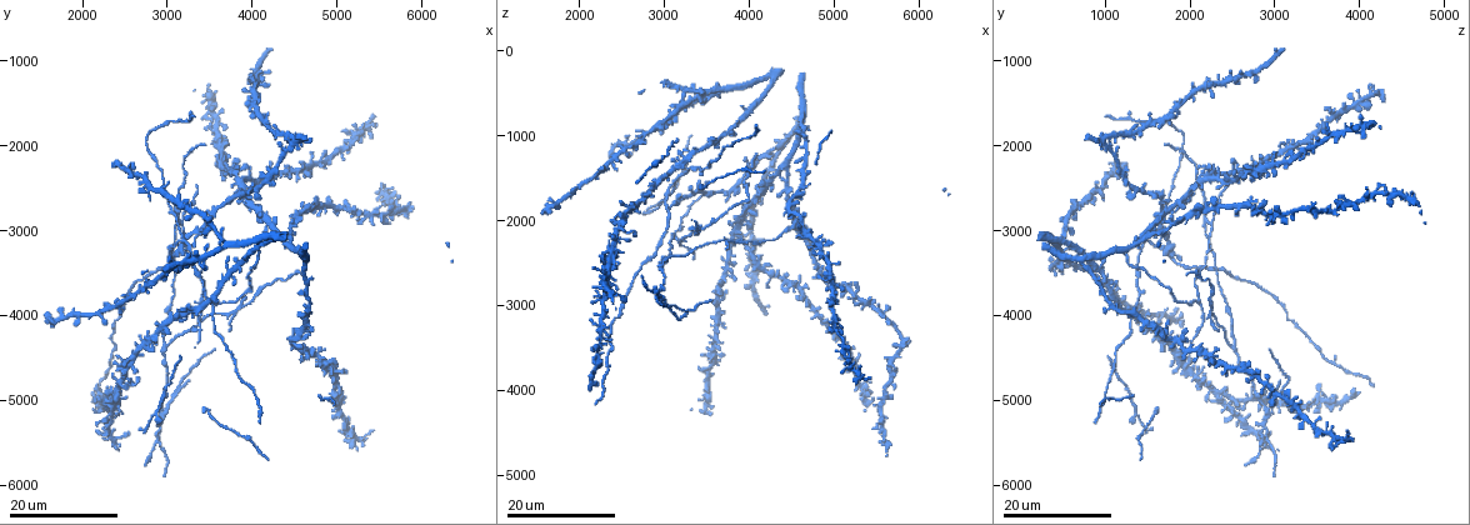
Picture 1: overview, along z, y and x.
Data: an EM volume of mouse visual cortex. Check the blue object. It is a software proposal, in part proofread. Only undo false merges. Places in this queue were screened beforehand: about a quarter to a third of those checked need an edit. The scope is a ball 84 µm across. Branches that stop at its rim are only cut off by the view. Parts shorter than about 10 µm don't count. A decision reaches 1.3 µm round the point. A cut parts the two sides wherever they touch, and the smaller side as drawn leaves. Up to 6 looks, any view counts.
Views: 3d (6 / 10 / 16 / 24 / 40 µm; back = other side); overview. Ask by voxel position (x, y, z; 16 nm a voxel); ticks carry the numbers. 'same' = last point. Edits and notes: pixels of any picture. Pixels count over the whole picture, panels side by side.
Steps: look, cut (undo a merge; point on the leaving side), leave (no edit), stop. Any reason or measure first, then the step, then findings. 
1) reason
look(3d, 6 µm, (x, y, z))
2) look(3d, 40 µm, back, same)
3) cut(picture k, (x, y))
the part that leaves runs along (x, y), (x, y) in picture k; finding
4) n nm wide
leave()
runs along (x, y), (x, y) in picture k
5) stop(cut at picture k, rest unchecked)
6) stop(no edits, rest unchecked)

small branch off a trunk
look(3d, 24 µm, (3150, 2900, 2200))

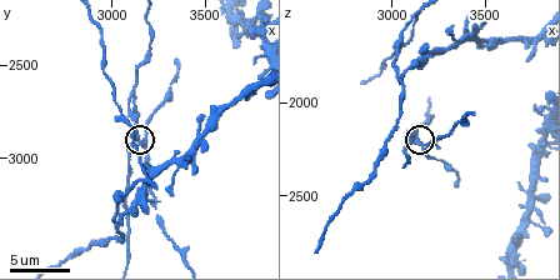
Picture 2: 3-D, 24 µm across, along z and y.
look(3d, 10 µm, (3140, 2880, 2220))

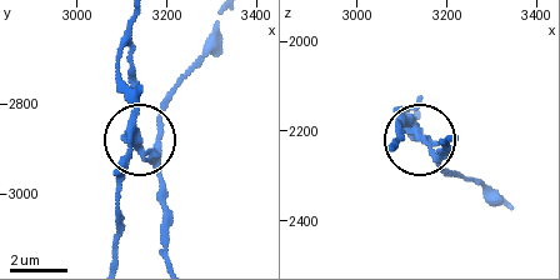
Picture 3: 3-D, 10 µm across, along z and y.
250 nm wide
cut(picture 3, (120, 171))
the part that leaves runs along (130, 133), (115, 209), (115, 259) in picture 3; a second neuron is stuck on

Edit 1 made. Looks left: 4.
redraw
look(overview)

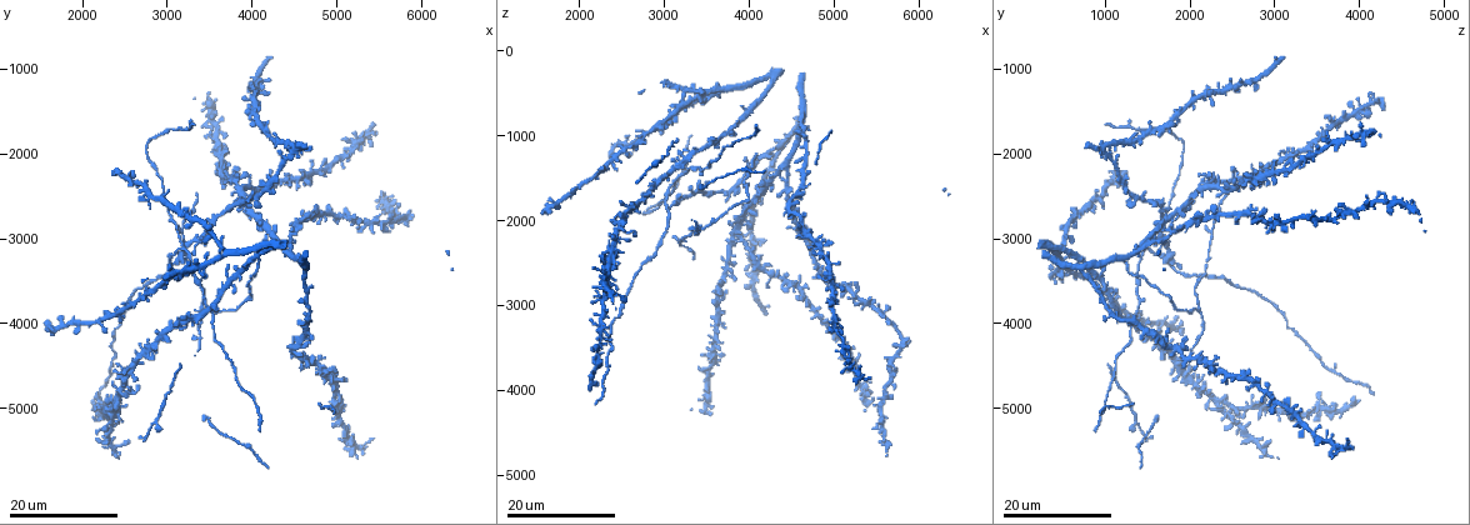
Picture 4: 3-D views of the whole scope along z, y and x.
two arms in line, one across
look(3d, 16 µm, (3200, 3150, 1500))

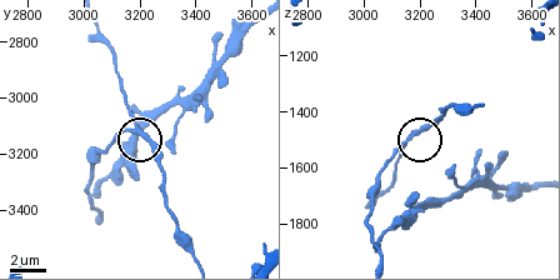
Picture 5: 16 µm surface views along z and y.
look(3d, 10 µm, (3190, 3110, 1470))

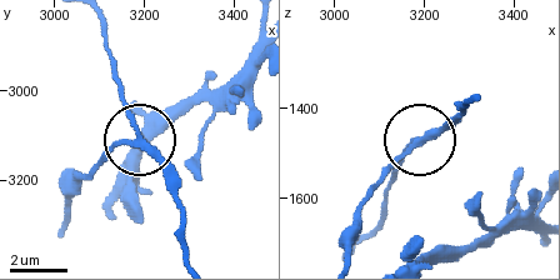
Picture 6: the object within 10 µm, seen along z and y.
210 nm wide
leave()
runs along (344, 259), (361, 201), (416, 136), (394, 173) in picture 6; all the same neuron

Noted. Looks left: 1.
branch point
look(3d, 10 µm, (3040, 3420, 1900))

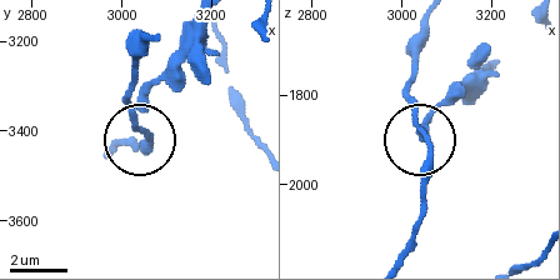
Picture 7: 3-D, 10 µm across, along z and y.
150 nm wide
leave()
one neuron here

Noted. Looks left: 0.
stop(cut at picture 3, rest unchecked)

